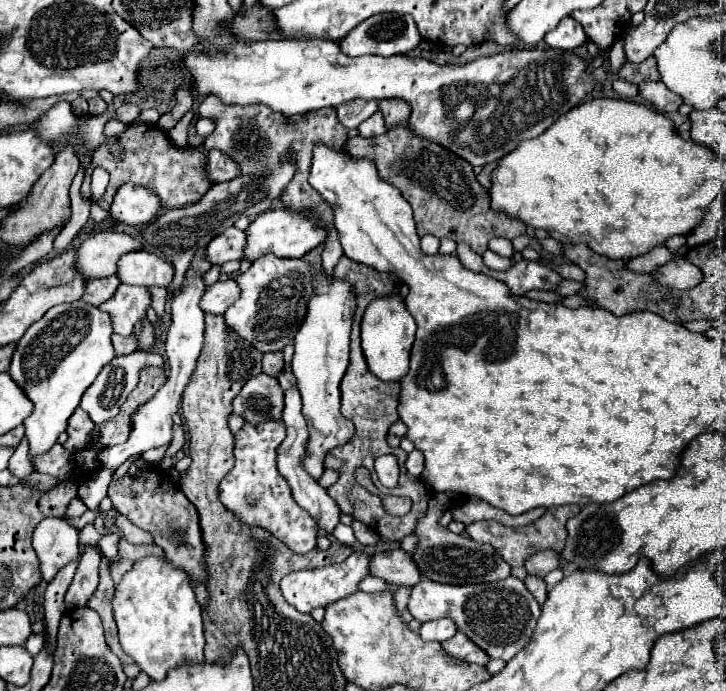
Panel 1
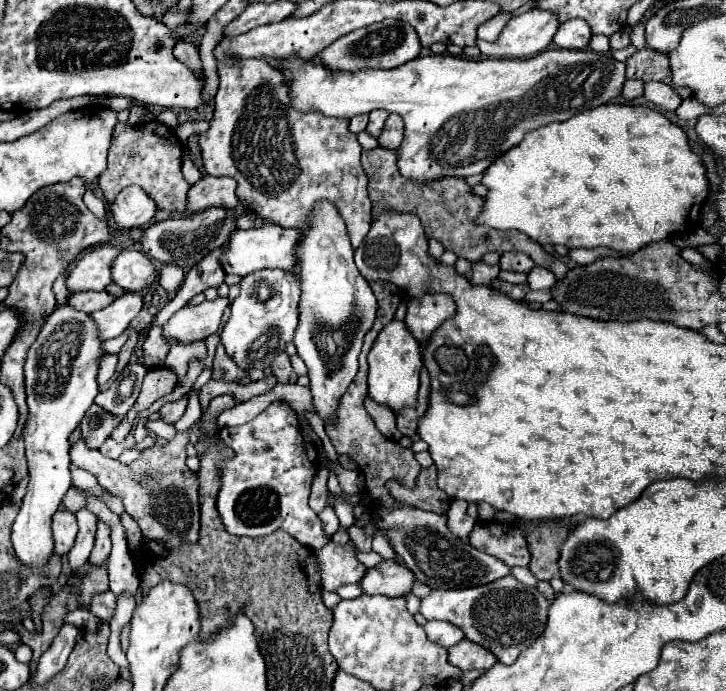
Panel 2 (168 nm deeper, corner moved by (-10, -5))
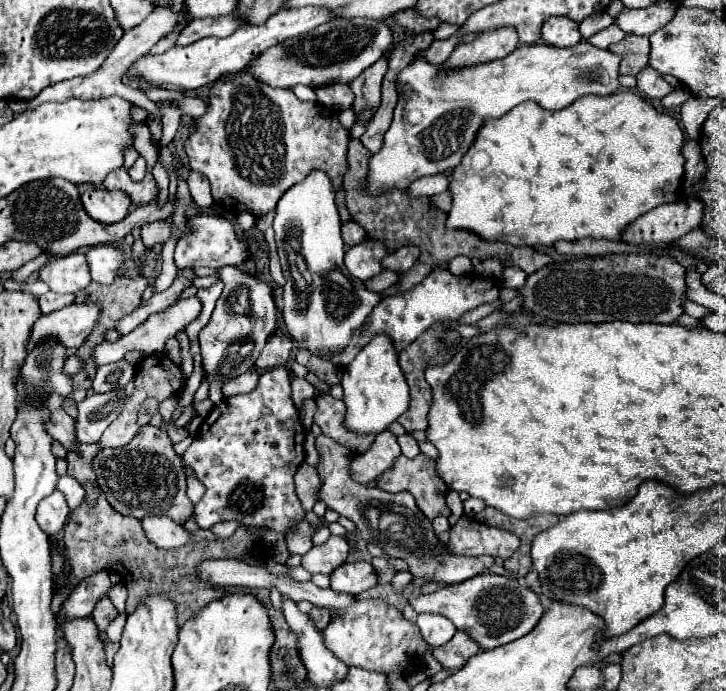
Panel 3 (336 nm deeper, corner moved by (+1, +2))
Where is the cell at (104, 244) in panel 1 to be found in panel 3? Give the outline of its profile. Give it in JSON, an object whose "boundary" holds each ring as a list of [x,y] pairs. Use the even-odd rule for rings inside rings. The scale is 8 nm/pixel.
{"boundary":[[[71,253],[67,257],[55,257],[41,267],[39,279],[55,293],[77,293],[91,283],[89,267],[83,253]]]}

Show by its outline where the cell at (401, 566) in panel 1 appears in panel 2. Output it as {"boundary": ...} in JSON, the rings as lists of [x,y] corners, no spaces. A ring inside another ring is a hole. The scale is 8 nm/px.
{"boundary":[[[382,560],[370,568],[360,582],[366,594],[384,594],[384,596],[406,596],[414,586],[414,574],[400,562]]]}

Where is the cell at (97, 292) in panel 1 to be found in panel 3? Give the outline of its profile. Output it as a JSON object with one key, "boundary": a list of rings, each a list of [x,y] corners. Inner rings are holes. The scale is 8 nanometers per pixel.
{"boundary":[[[45,293],[41,297],[37,297],[39,301],[39,309],[41,309],[41,315],[47,315],[47,313],[53,313],[53,311],[59,311],[67,305],[73,303],[73,295],[59,295],[59,293]]]}

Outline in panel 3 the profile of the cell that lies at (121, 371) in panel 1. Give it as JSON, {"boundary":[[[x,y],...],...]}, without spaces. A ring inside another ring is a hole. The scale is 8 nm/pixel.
{"boundary":[[[125,359],[103,365],[97,369],[97,375],[93,379],[93,389],[95,389],[95,393],[107,393],[107,391],[125,387],[127,381],[133,377],[133,373],[135,373],[133,365]]]}

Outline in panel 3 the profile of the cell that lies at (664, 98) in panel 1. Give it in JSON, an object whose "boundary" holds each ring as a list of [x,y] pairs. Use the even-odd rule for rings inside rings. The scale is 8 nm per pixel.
{"boundary":[[[653,67],[641,69],[641,73],[637,75],[637,89],[651,99],[663,99],[667,93],[673,91],[673,87],[663,79],[663,75],[657,73]]]}

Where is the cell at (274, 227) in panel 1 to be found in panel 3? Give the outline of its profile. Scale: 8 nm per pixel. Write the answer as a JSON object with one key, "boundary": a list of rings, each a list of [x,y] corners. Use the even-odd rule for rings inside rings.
{"boundary":[[[199,213],[187,219],[189,233],[185,233],[175,247],[175,265],[179,269],[195,269],[195,267],[225,267],[225,265],[239,265],[243,263],[251,253],[249,245],[245,239],[239,239],[233,233],[233,225],[223,219],[221,215],[209,215],[209,213]]]}

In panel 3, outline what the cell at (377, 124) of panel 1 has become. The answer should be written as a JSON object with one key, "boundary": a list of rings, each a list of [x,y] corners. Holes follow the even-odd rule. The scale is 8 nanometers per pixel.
{"boundary":[[[383,55],[373,67],[365,69],[353,83],[349,83],[355,103],[353,109],[365,109],[365,105],[379,105],[381,101],[381,79],[387,71],[387,57]]]}

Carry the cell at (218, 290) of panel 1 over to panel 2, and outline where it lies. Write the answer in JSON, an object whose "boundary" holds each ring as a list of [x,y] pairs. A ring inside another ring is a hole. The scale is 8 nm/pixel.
{"boundary":[[[216,298],[216,300],[204,300],[198,306],[182,308],[164,324],[164,336],[178,338],[182,344],[188,344],[196,338],[204,340],[206,336],[216,334],[220,318],[228,308],[228,304],[230,304],[228,298]]]}

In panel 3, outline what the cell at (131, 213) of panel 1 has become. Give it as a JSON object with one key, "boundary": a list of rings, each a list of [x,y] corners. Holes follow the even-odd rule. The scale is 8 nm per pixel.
{"boundary":[[[89,189],[81,193],[81,203],[87,211],[87,215],[99,223],[111,225],[125,219],[129,213],[129,195],[107,191],[107,189]]]}

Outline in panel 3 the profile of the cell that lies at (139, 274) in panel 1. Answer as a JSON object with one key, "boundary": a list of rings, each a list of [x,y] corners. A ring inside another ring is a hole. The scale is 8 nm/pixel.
{"boundary":[[[97,245],[91,247],[87,253],[87,263],[89,263],[89,273],[91,279],[97,283],[109,283],[117,275],[123,263],[123,253],[115,247],[109,245]]]}

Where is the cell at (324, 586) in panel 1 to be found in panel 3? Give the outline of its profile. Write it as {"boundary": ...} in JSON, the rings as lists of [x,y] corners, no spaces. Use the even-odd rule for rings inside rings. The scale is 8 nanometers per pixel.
{"boundary":[[[331,535],[327,543],[317,545],[309,553],[305,553],[301,565],[309,573],[325,573],[325,575],[329,575],[333,569],[337,569],[339,565],[345,563],[347,555],[349,555],[349,545],[347,545],[345,537]]]}

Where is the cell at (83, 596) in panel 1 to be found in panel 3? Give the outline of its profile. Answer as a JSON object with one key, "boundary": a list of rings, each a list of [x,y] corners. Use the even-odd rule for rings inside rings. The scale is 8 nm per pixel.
{"boundary":[[[103,597],[103,599],[97,603],[95,611],[93,611],[93,619],[95,619],[95,623],[97,623],[97,627],[99,627],[101,633],[105,633],[107,625],[109,625],[117,615],[119,615],[117,609],[113,609],[113,603],[111,603],[107,597]]]}

